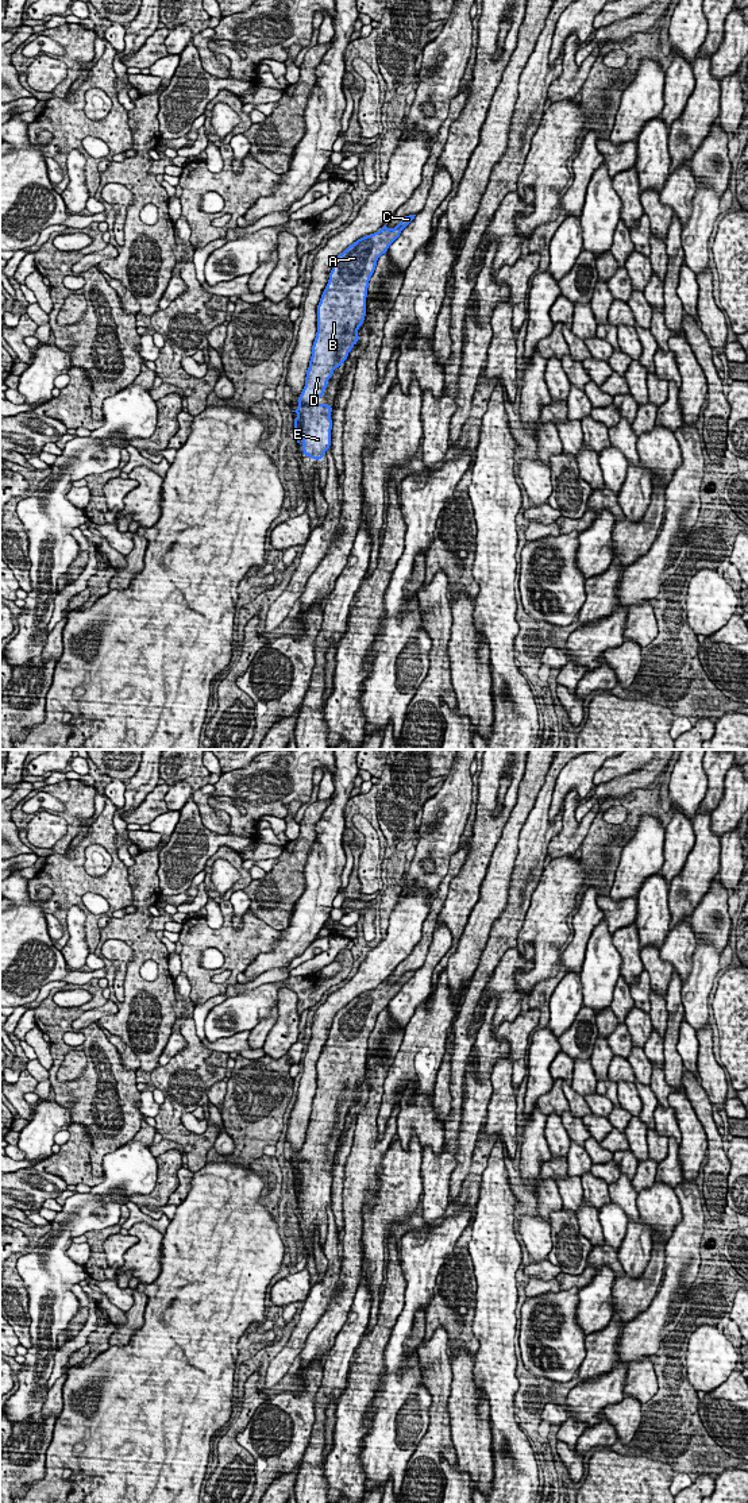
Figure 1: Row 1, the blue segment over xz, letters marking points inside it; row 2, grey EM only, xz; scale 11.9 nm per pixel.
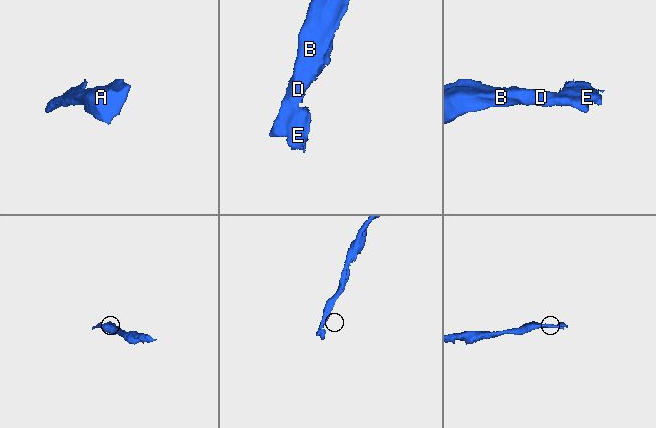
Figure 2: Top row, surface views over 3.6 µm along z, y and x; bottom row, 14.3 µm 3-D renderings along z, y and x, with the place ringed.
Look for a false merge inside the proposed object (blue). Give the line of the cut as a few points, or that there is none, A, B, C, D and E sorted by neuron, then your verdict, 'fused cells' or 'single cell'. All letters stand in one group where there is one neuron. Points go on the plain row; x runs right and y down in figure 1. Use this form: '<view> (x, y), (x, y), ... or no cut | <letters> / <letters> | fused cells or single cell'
no cut | A B C D E | single cell

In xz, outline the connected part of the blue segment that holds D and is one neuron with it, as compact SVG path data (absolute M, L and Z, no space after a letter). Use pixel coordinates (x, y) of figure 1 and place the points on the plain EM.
M416 971L405 972L393 986L386 980L377 988L365 991L350 1001L333 1017L328 1040L317 1061L317 1088L312 1102L312 1113L306 1126L305 1142L297 1156L298 1164L294 1172L296 1196L302 1195L302 1207L312 1215L324 1215L324 1209L331 1203L332 1163L329 1160L315 1160L317 1153L324 1152L327 1137L333 1132L336 1124L343 1122L352 1102L358 1099L358 1084L366 1072L366 1053L370 1033L373 1032L378 1014L385 1010L389 1002L400 993L401 987L415 975Z

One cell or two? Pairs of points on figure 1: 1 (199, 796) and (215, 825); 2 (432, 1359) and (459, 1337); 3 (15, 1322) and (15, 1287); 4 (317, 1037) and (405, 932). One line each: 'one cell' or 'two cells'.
1: one cell
2: two cells
3: one cell
4: one cell

